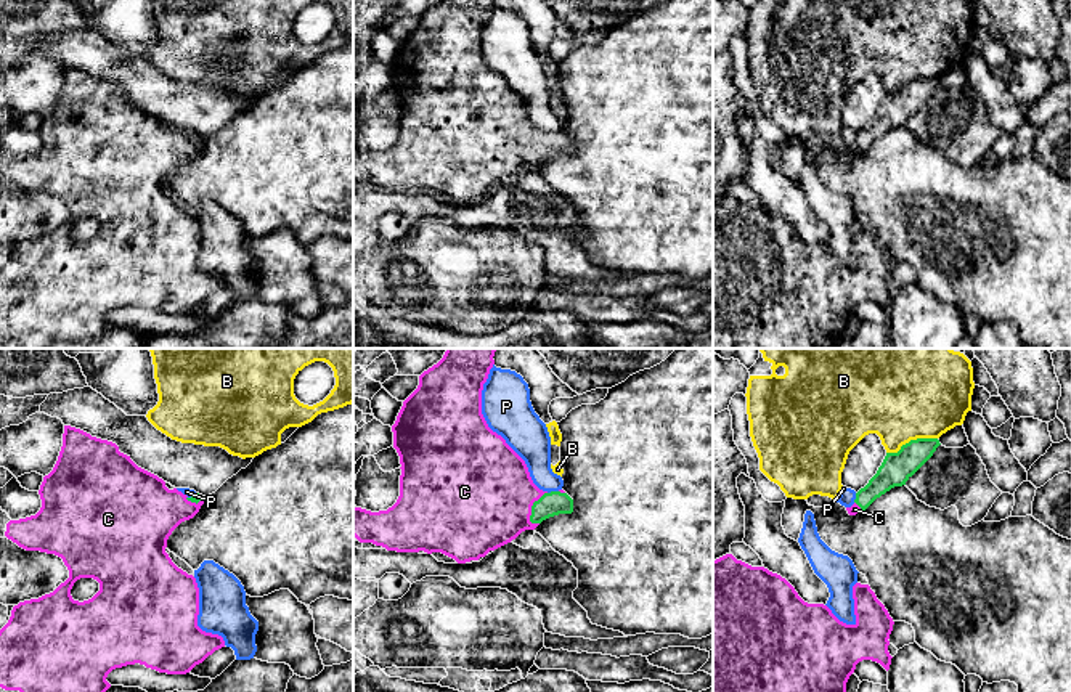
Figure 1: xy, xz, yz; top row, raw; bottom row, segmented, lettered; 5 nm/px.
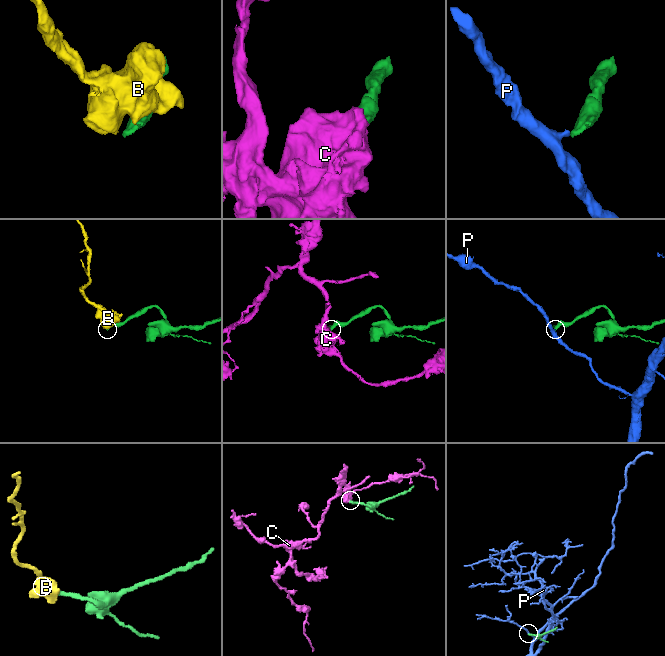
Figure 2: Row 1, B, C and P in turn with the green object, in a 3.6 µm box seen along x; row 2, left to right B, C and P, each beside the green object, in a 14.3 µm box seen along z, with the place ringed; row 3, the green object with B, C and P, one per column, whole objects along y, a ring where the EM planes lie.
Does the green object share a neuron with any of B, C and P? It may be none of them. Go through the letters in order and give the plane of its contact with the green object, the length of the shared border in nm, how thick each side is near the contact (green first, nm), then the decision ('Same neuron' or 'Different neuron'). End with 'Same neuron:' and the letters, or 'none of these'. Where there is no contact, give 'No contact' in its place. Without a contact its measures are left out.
B: Touches green in yz. Shared border 260 nm. Thickness 160 nm (green) against 500 nm. Different neuron
C: Touches green in xz. Shared border 180 nm. Thickness 120 nm (green) against 500 nm. Same neuron
P: Touches green in xz. Shared border 60 nm. Thickness 120 nm (green) against 170 nm. Different neuron
Same neuron: C

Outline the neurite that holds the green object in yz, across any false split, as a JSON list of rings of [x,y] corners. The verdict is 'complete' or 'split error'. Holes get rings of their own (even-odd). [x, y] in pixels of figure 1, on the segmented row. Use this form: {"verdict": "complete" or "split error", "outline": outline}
{"verdict": "split error", "outline": [[[917,438],[902,445],[898,453],[886,453],[877,474],[856,493],[854,504],[846,507],[848,514],[856,515],[891,488],[906,485],[939,445],[938,438]]]}

